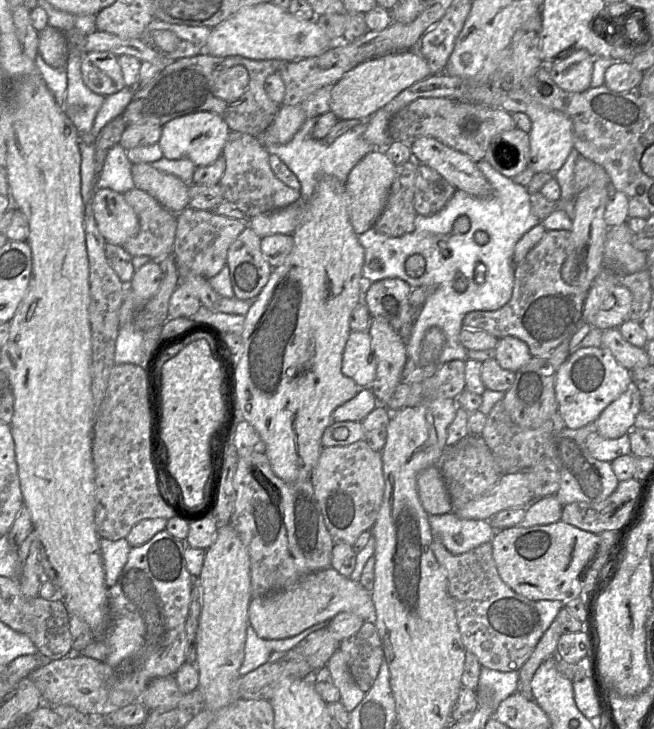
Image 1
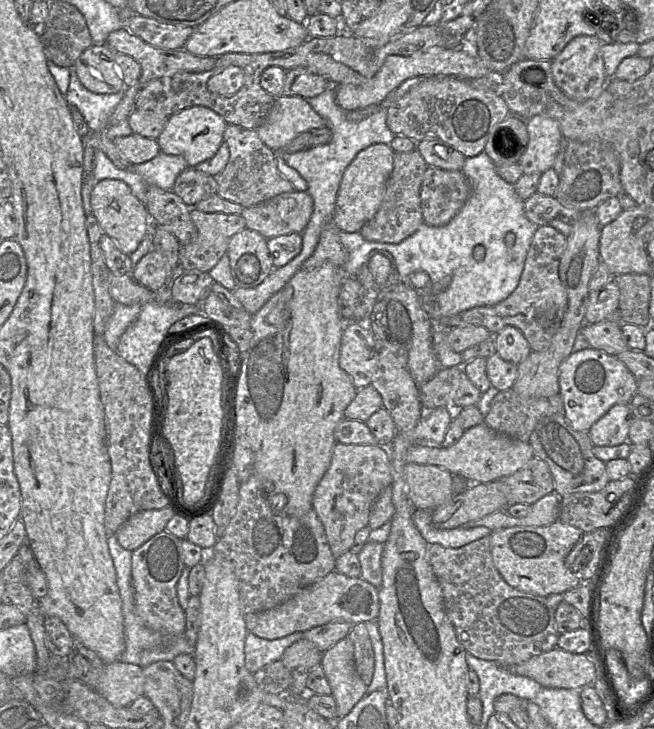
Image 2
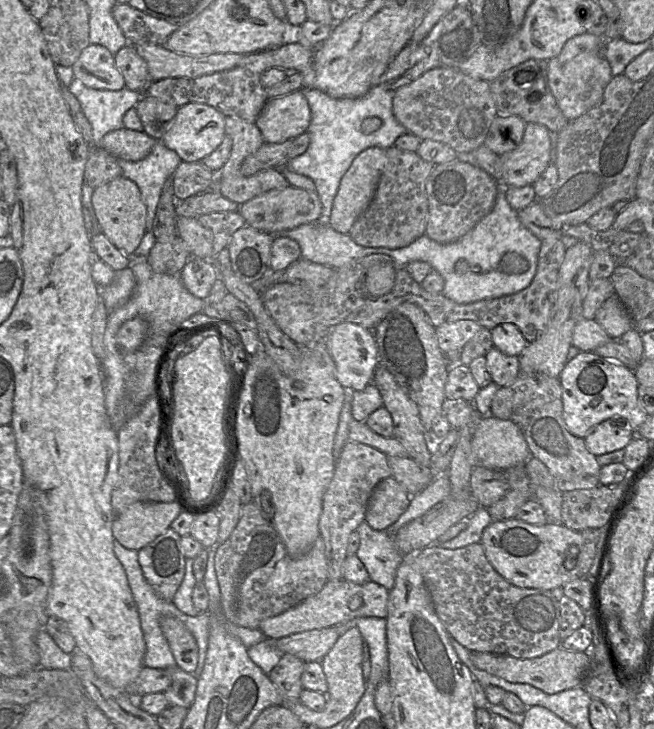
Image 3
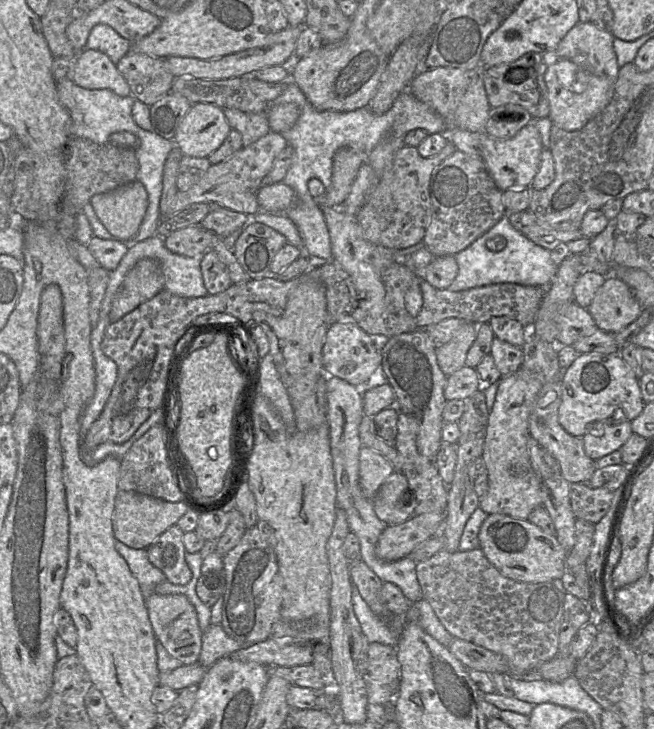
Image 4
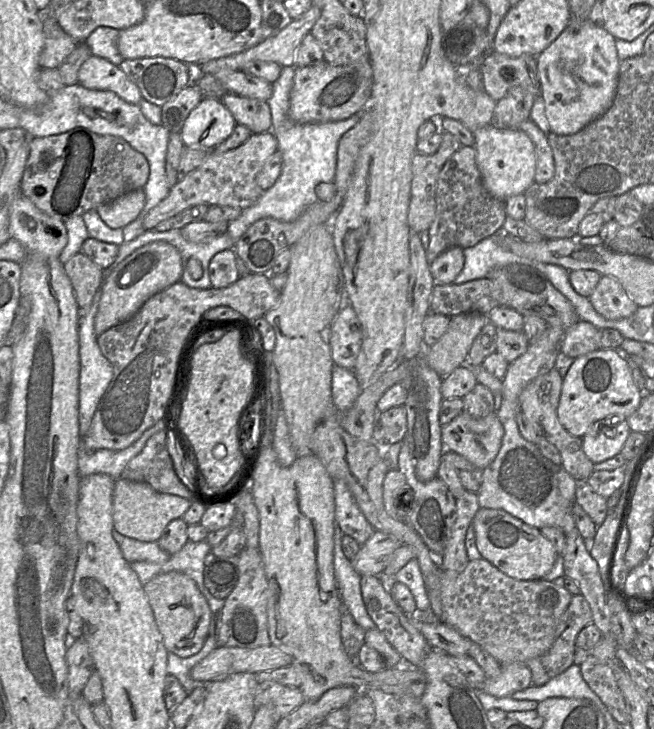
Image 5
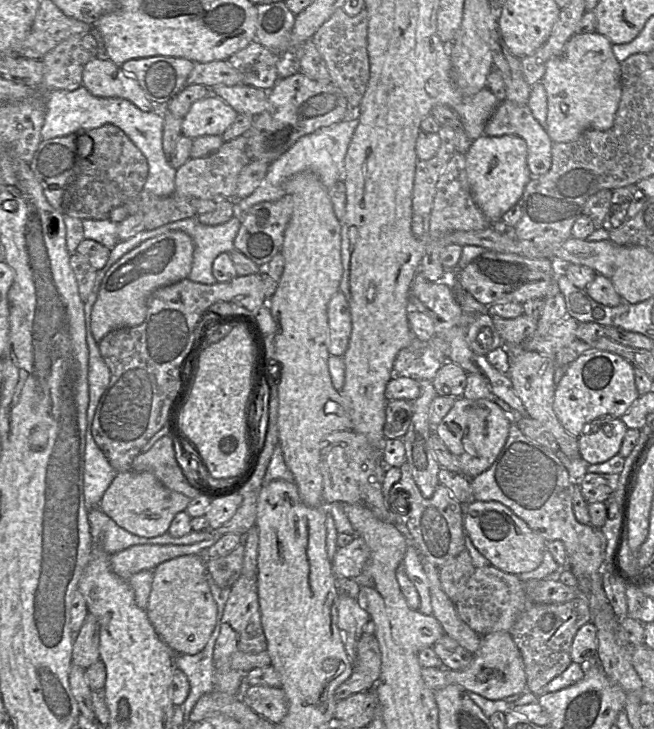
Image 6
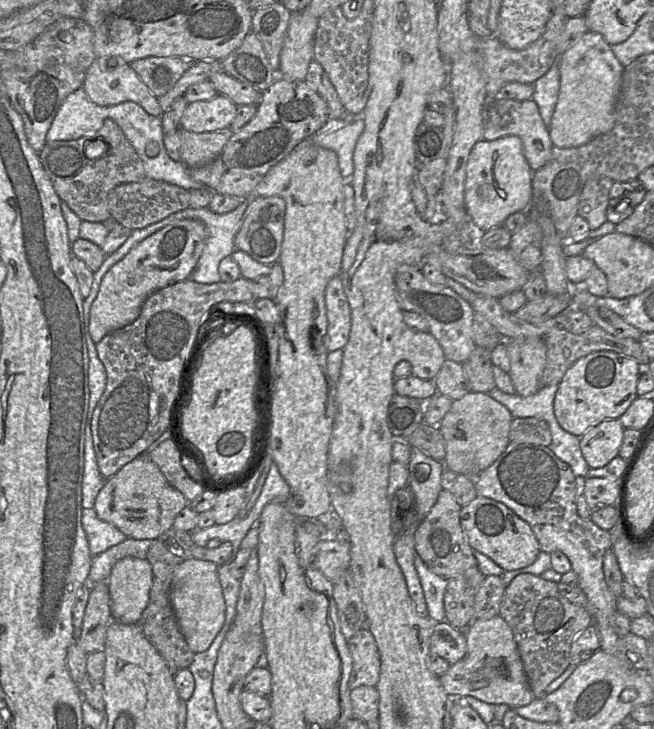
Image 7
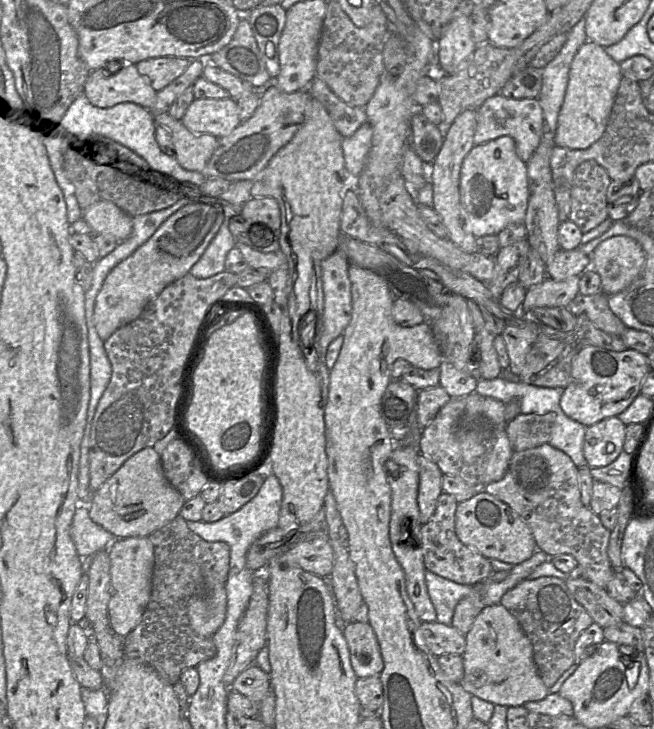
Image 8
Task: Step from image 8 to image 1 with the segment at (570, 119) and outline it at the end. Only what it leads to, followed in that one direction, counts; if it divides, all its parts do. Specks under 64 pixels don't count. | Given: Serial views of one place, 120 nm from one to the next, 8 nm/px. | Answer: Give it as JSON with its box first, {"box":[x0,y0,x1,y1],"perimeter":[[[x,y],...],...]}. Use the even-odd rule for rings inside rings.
{"box":[548,49,595,92],"perimeter":[[[586,49],[555,61],[548,66],[553,81],[563,90],[583,92],[591,87],[595,57]]]}

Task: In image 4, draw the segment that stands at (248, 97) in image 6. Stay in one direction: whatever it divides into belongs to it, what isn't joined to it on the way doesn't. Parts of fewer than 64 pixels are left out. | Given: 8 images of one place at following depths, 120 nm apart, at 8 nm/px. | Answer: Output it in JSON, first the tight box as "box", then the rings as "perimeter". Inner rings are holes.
{"box":[223,108,270,147],"perimeter":[[[224,108],[223,111],[231,129],[235,129],[241,134],[244,147],[270,131],[266,111],[248,113],[232,108]]]}

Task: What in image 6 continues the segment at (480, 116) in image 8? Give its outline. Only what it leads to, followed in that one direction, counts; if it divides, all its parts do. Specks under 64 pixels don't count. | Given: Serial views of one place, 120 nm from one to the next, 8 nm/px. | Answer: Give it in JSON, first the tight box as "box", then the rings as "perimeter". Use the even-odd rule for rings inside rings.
{"box":[484,100,553,177],"perimeter":[[[510,100],[500,102],[486,123],[484,134],[521,137],[527,144],[527,164],[532,177],[549,171],[553,142],[533,116],[528,104],[517,104]]]}

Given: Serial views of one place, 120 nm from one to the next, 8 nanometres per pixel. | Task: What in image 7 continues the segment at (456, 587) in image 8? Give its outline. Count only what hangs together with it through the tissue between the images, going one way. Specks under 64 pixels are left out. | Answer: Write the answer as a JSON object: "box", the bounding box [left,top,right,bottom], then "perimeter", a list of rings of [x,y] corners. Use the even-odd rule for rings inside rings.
{"box":[414,553,448,622],"perimeter":[[[417,553],[414,564],[423,589],[428,616],[436,622],[446,621],[444,594],[448,580],[433,573]]]}

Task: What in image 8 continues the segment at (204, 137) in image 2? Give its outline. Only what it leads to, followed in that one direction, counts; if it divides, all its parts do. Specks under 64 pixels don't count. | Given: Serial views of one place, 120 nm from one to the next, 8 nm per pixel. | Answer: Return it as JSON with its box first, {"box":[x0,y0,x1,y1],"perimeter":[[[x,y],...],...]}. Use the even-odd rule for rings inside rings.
{"box":[181,97,240,138],"perimeter":[[[232,97],[194,99],[181,119],[190,131],[217,138],[229,135],[240,123],[240,108]]]}

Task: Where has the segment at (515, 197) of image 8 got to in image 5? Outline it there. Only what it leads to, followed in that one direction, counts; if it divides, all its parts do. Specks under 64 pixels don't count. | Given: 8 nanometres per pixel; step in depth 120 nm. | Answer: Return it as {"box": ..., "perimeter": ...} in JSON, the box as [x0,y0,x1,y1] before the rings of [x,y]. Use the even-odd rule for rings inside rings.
{"box":[473,115,535,201],"perimeter":[[[493,115],[493,123],[477,129],[473,134],[476,163],[484,187],[493,197],[506,201],[511,196],[523,194],[535,182],[535,147],[525,132],[520,129],[496,127]]]}

